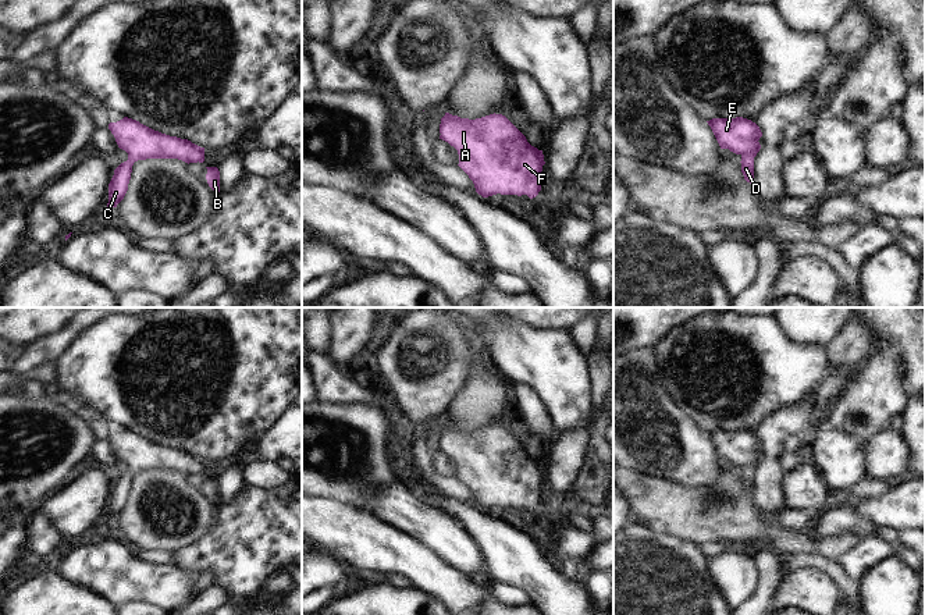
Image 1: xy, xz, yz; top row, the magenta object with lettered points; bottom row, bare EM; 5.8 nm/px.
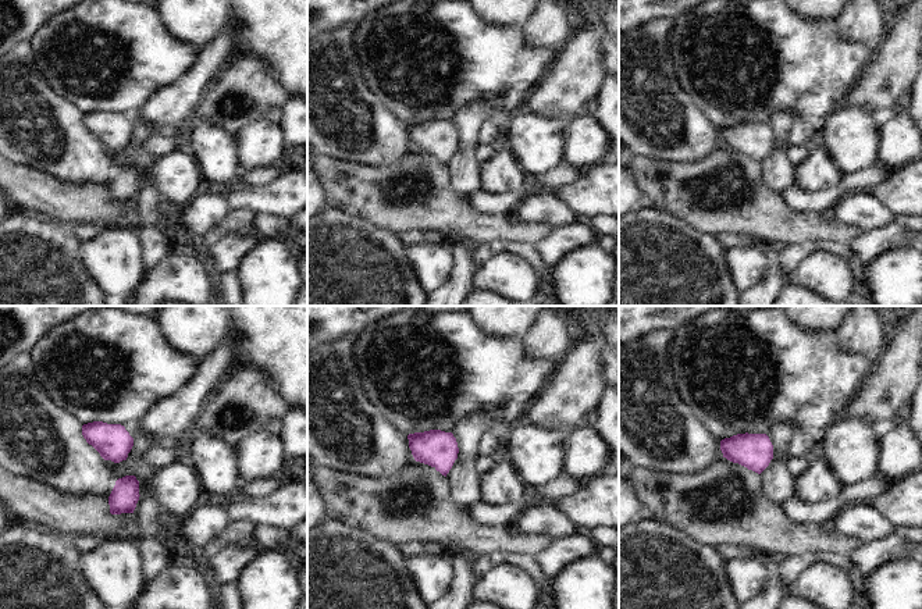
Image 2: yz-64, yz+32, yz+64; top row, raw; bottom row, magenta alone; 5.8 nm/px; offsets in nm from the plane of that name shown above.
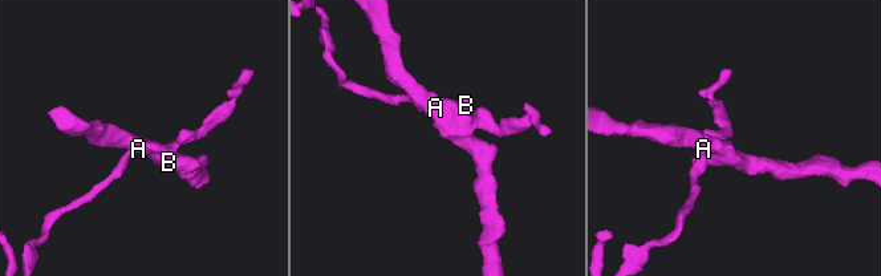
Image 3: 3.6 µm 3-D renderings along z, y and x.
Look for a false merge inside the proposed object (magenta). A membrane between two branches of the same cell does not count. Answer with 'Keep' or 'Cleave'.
Keep

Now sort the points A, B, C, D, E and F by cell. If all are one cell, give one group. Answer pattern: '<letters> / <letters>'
A B C D E F

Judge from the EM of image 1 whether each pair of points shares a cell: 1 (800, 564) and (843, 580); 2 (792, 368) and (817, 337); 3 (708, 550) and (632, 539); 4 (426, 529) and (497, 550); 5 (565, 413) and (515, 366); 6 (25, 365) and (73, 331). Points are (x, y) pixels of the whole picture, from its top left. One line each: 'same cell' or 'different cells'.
1: same cell
2: different cells
3: different cells
4: different cells
5: same cell
6: same cell

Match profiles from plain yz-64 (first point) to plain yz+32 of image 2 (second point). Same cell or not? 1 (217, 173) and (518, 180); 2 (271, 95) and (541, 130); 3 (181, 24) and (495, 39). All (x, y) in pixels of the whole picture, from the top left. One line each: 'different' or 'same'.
1: different
2: different
3: different

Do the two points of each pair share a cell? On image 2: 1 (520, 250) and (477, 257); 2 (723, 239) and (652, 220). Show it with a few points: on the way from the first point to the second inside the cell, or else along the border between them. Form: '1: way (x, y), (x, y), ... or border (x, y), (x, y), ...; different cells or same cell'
1: way (509, 248), (488, 250); same cell
2: border (714, 235), (723, 246); different cells

